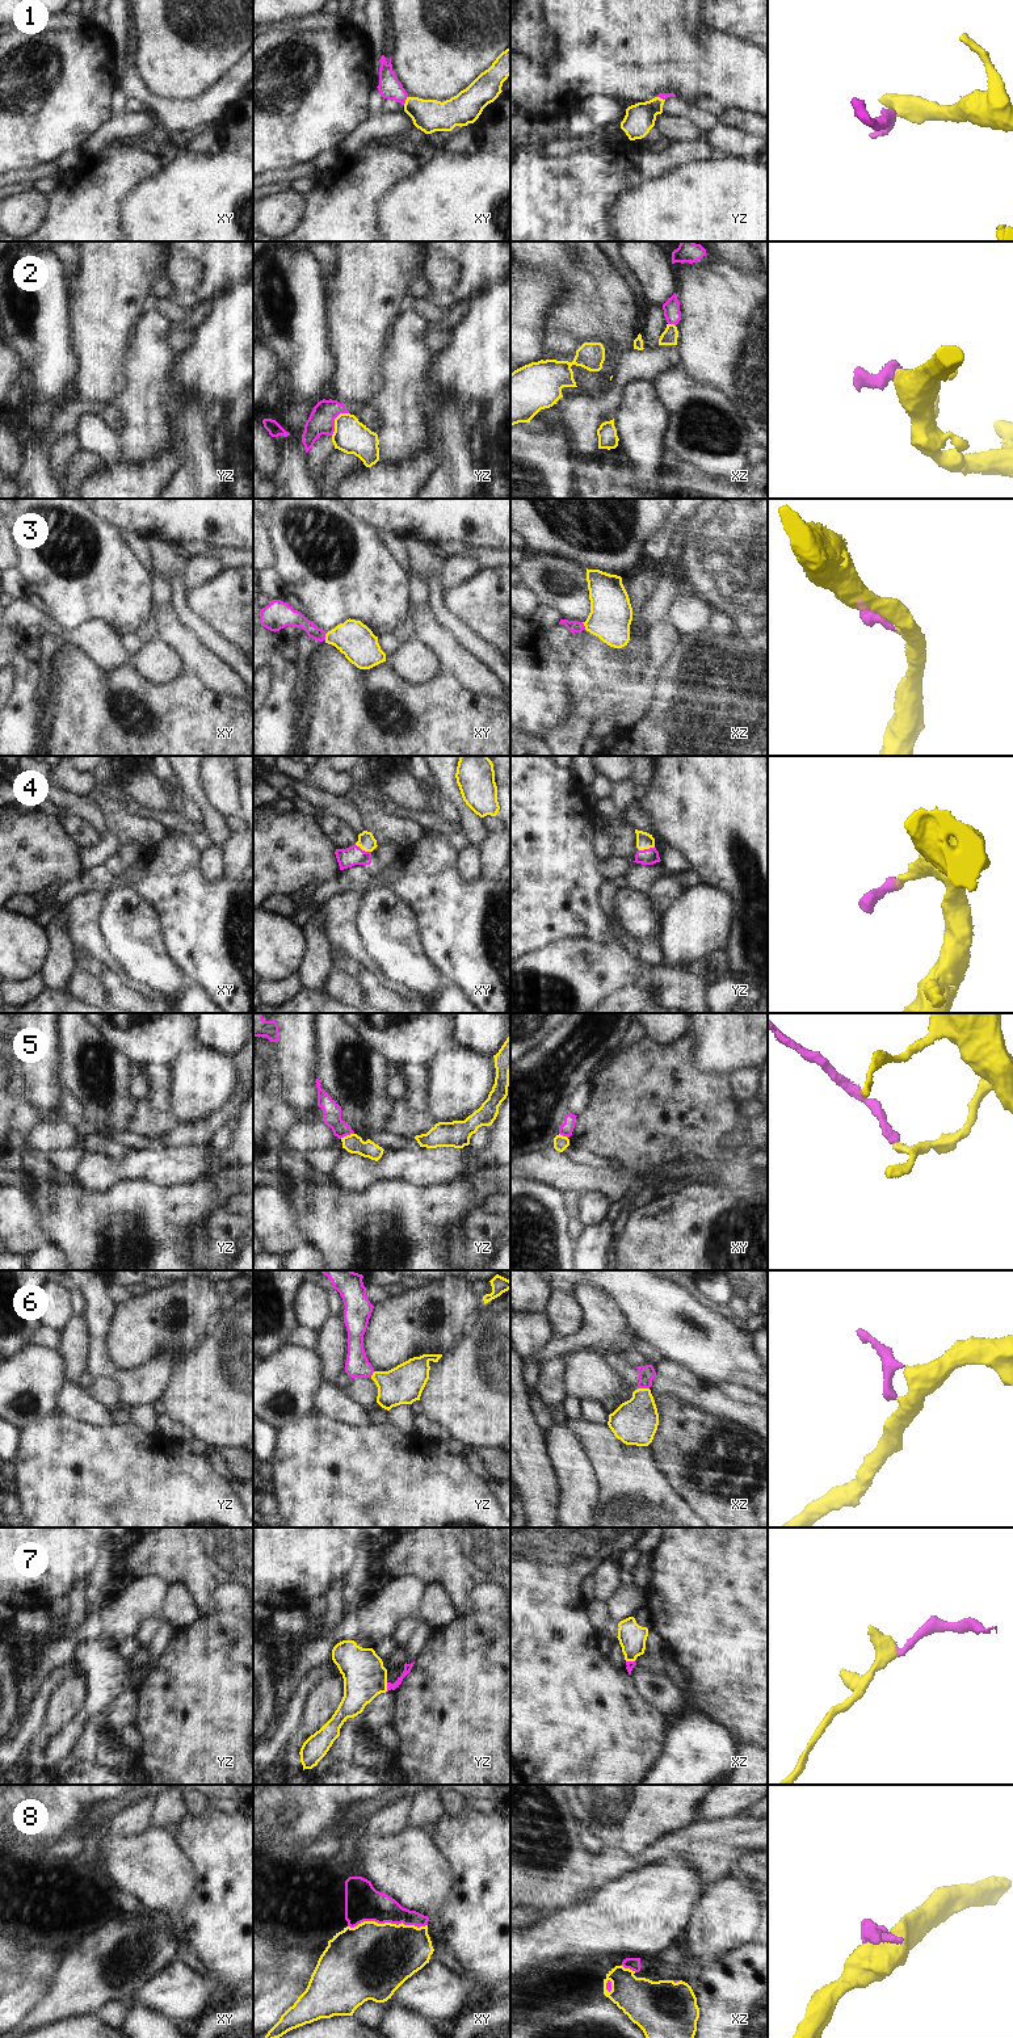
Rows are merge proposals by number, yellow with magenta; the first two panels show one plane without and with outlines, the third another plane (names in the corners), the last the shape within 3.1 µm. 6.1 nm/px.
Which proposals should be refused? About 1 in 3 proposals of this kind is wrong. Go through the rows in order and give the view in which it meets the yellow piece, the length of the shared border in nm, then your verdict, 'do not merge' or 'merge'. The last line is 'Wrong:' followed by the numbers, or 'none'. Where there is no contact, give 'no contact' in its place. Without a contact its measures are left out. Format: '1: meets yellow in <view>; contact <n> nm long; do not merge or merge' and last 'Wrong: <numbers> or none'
1: meets yellow in xy; contact 70 nm long; merge
2: meets yellow in yz; contact 180 nm long; do not merge
3: meets yellow in xy; contact 50 nm long; merge
4: meets yellow in yz; contact 110 nm long; merge
5: meets yellow in yz; contact 90 nm long; do not merge
6: meets yellow in xz; contact 70 nm long; merge
7: meets yellow in yz; contact 60 nm long; merge
8: meets yellow in xy; contact 480 nm long; merge
Wrong: 2, 5

